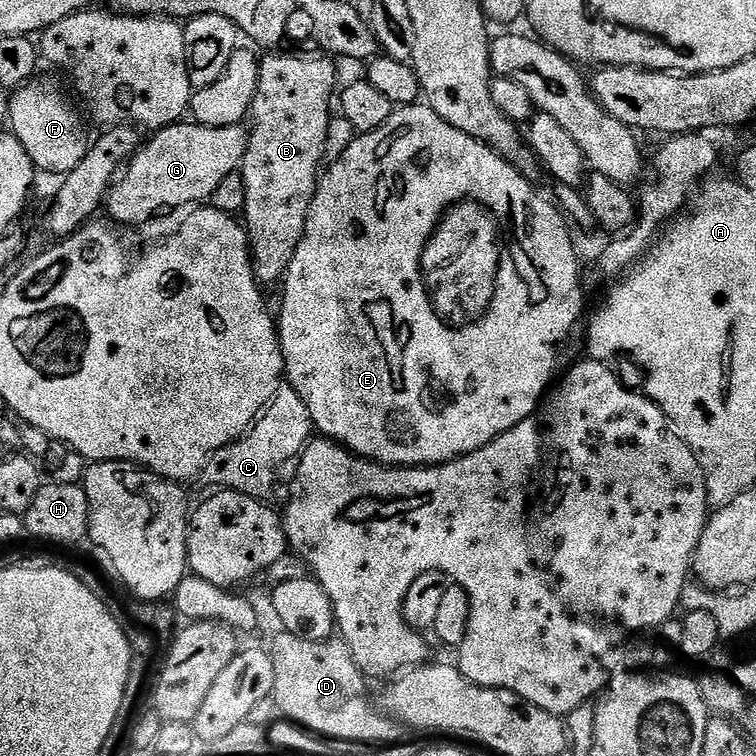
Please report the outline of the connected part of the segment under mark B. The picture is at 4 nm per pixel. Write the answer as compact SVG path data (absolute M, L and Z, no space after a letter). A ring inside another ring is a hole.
M273 51L260 61L258 90L252 103L250 127L247 129L248 145L238 169L246 186L242 223L248 230L248 247L252 250L256 279L264 286L274 283L275 280L276 283L283 281L284 273L288 271L298 250L298 242L304 233L308 211L326 160L325 148L330 121L328 107L331 104L333 107L334 93L338 88L336 68L327 55L291 56L284 51Z

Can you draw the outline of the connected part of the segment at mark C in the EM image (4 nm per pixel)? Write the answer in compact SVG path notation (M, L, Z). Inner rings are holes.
M282 384L248 431L235 442L220 447L209 455L204 469L199 473L198 481L200 480L202 485L210 486L209 488L214 490L232 491L256 499L269 499L268 496L276 484L276 474L280 462L286 462L290 459L293 461L303 451L313 434L312 419L306 404L291 385Z

